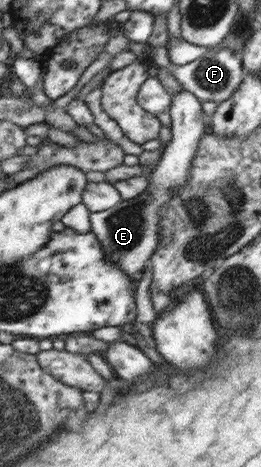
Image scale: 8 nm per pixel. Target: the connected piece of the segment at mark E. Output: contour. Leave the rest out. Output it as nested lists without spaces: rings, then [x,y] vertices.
[[[181,88],[177,93],[171,94],[171,105],[167,109],[171,120],[171,138],[163,148],[155,168],[147,170],[149,182],[147,182],[143,193],[135,195],[131,199],[121,200],[111,208],[90,213],[89,215],[90,231],[97,237],[98,243],[102,247],[102,256],[107,257],[109,263],[115,263],[131,282],[139,282],[143,275],[143,267],[149,262],[149,257],[153,256],[158,249],[160,245],[160,222],[162,221],[159,209],[171,199],[171,195],[177,189],[180,189],[181,185],[187,183],[191,159],[195,156],[199,137],[202,137],[203,133],[209,130],[209,122],[208,125],[205,125],[205,122],[203,122],[203,112],[199,104],[200,101],[193,97],[189,91],[185,91],[185,89]]]

